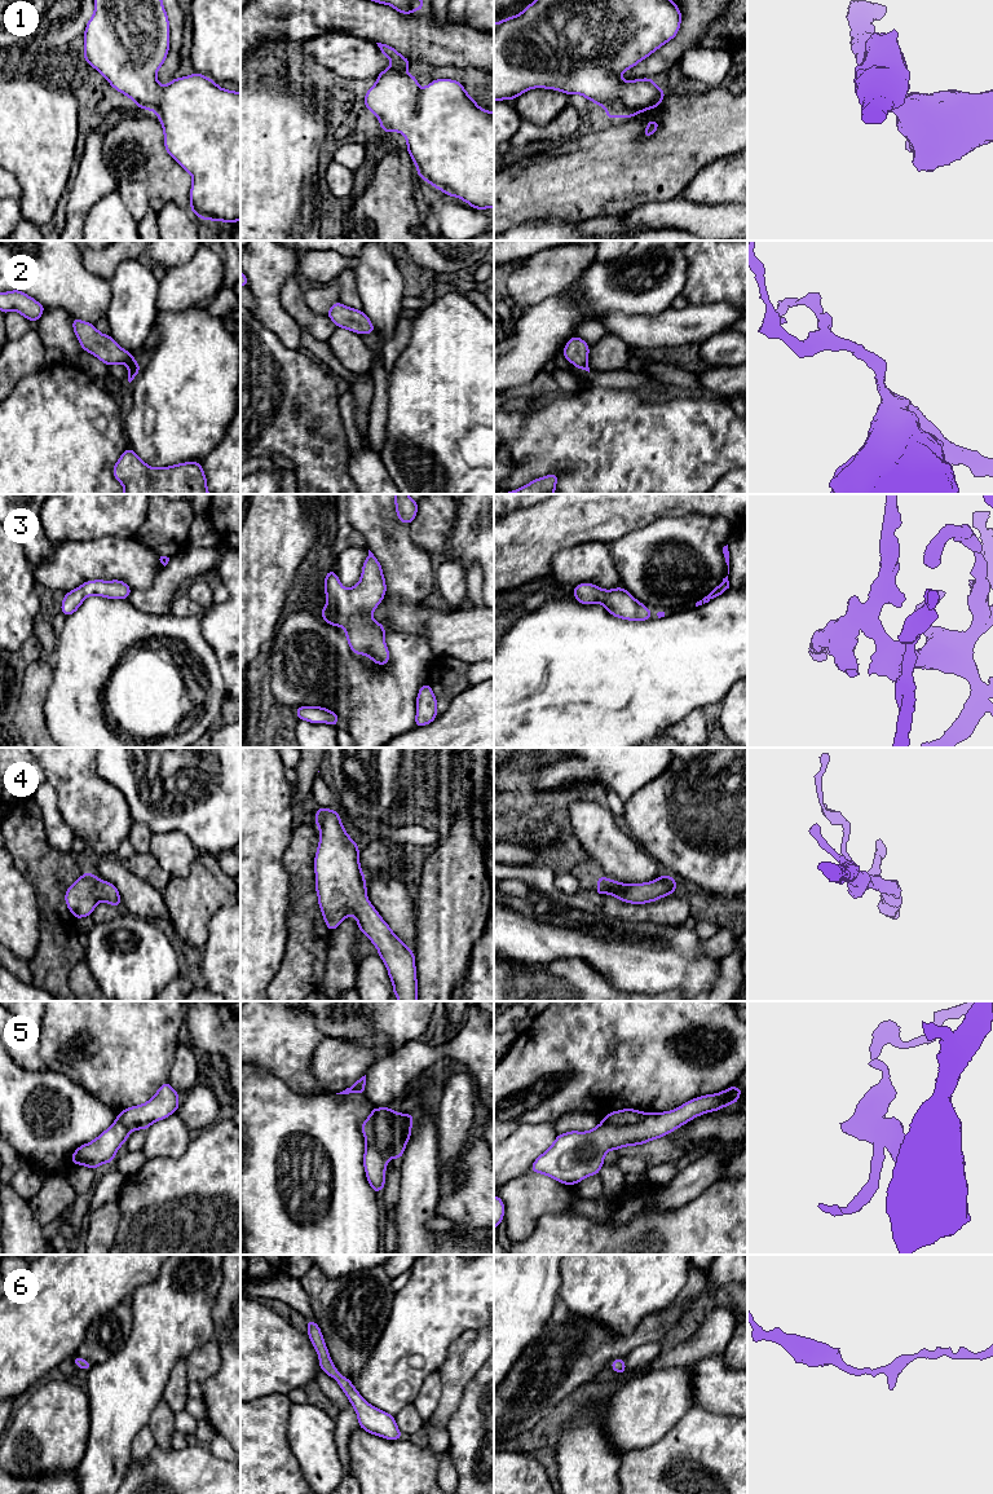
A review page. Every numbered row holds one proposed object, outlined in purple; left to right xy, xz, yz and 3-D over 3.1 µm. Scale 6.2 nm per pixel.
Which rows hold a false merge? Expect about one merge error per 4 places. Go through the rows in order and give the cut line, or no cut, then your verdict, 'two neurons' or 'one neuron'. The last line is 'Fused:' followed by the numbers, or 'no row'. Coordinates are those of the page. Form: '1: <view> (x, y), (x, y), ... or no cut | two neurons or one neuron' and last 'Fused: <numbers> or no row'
1: no cut | one neuron
2: no cut | one neuron
3: no cut | one neuron
4: no cut | one neuron
5: xz (375, 1109), (374, 1141), (376, 1150), (385, 1160) | two neurons
6: no cut | one neuron
Fused: 5

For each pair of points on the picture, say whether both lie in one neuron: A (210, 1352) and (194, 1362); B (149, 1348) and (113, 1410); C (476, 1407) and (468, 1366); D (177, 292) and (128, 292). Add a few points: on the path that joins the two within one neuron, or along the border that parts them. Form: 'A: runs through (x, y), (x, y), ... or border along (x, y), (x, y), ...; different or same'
A: runs through (206, 1356), (198, 1362); same
B: runs through (132, 1360), (131, 1383), (123, 1393); same
C: border along (480, 1366), (466, 1385), (457, 1407); different
D: border along (159, 281), (157, 312); different

